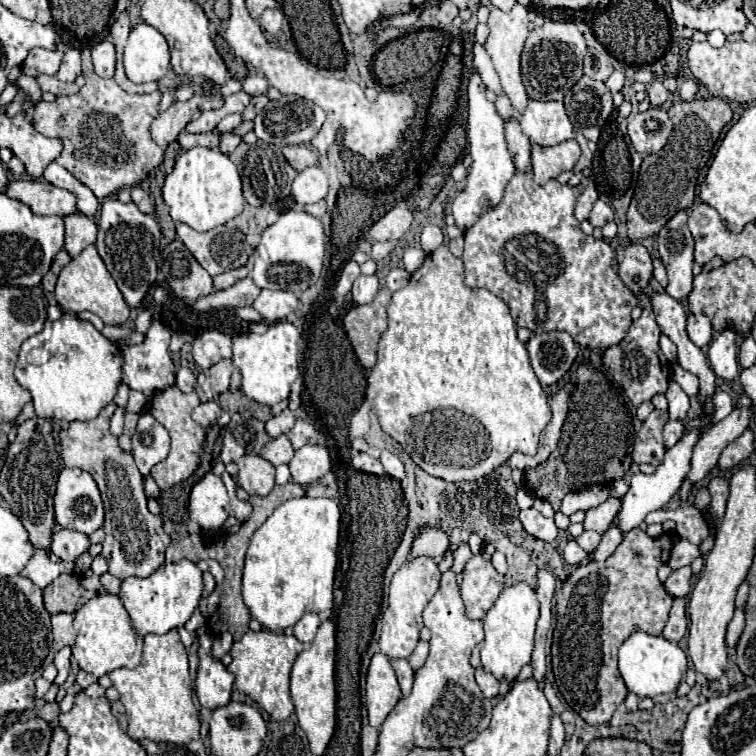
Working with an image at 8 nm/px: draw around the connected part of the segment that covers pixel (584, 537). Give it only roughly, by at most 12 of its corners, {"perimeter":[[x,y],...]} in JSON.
{"perimeter":[[587,532],[577,538],[589,554],[599,546],[601,534]]}

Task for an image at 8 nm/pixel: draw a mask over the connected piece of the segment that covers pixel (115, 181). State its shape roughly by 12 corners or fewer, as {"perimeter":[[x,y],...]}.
{"perimeter":[[95,76],[37,102],[55,162],[103,200],[163,162],[149,136],[161,92]]}

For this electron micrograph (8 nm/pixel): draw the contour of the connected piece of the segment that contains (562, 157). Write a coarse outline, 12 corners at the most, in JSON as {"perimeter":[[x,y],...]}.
{"perimeter":[[575,140],[531,146],[533,180],[543,186],[573,170],[581,156]]}

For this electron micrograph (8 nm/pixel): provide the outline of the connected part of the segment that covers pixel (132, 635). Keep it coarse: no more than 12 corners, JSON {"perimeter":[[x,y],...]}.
{"perimeter":[[119,596],[75,612],[73,658],[99,678],[141,662],[143,638]]}

